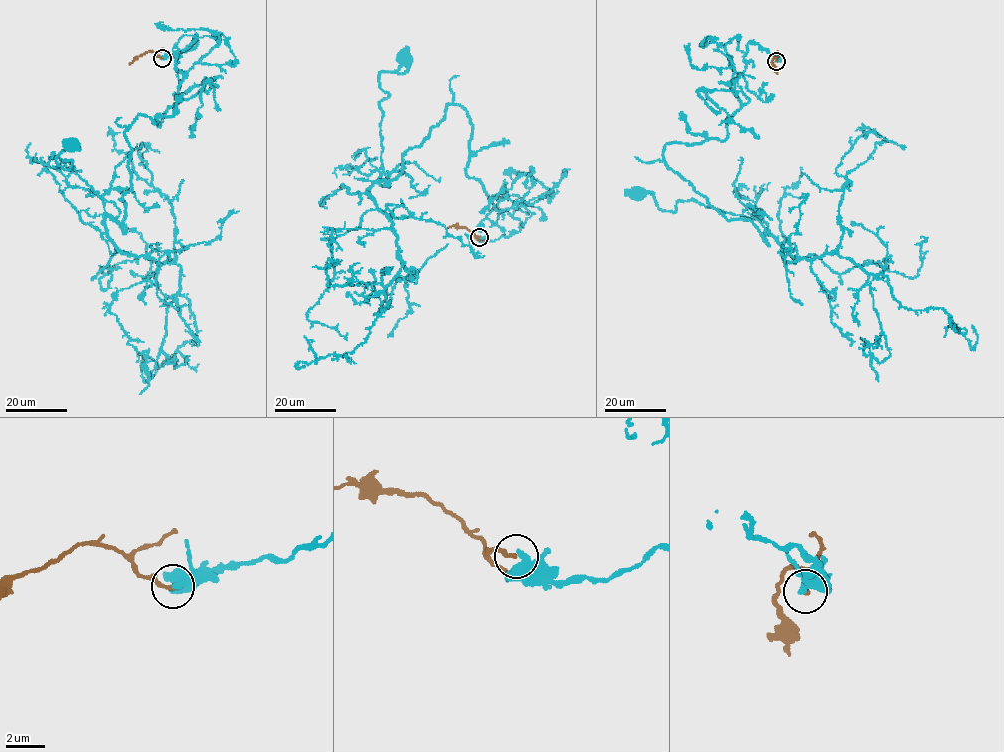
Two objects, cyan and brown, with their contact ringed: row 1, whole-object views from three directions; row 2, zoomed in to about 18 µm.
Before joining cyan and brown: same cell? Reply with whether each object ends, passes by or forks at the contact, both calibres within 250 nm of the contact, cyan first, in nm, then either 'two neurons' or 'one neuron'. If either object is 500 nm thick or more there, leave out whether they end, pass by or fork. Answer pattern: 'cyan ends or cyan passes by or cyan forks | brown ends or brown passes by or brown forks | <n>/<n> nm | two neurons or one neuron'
550/200 nm | two neurons

